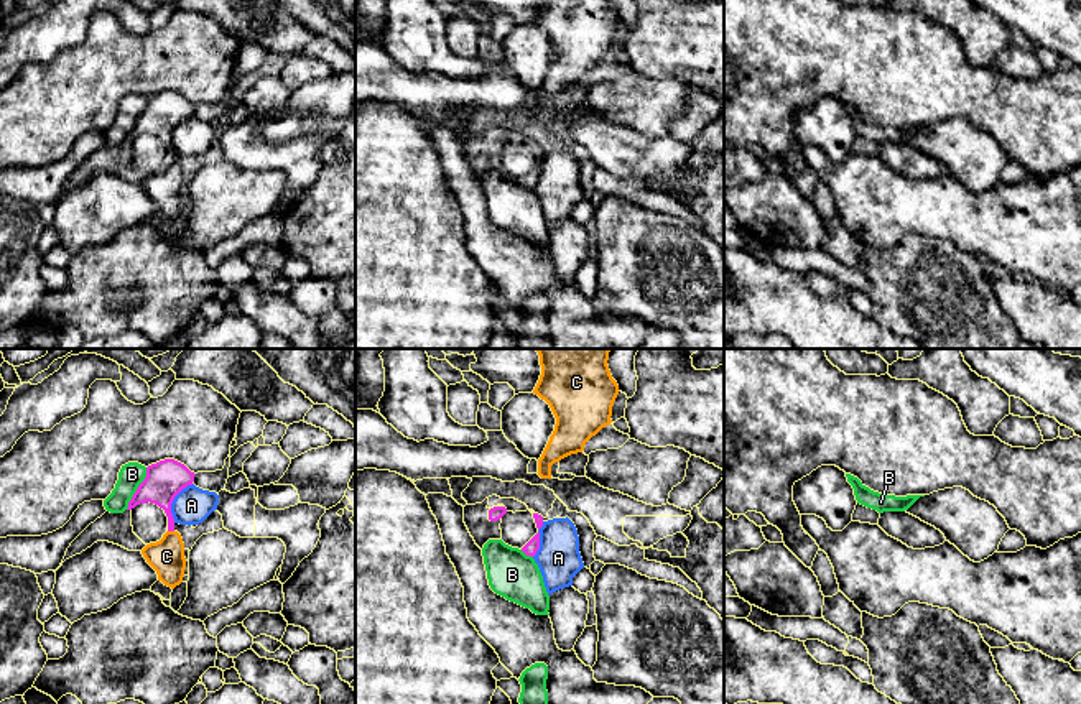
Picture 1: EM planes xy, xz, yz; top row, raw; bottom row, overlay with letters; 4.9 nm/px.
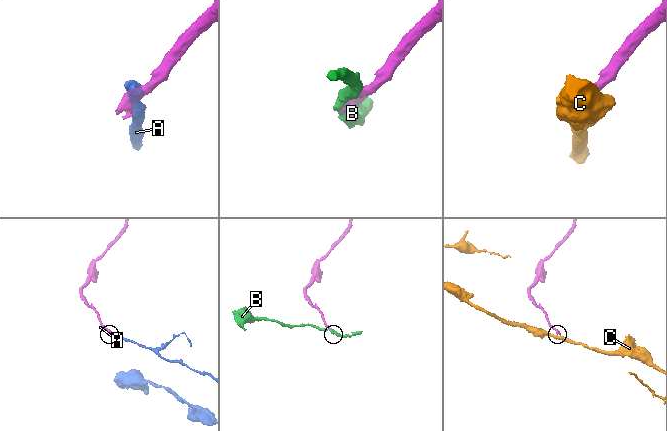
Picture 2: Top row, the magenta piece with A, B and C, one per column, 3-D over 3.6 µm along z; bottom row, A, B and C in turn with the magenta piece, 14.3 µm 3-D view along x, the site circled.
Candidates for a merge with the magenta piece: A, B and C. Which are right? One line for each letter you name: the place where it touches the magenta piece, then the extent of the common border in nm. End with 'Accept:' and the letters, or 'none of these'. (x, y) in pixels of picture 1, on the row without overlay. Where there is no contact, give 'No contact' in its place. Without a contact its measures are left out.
Accept: none of these

